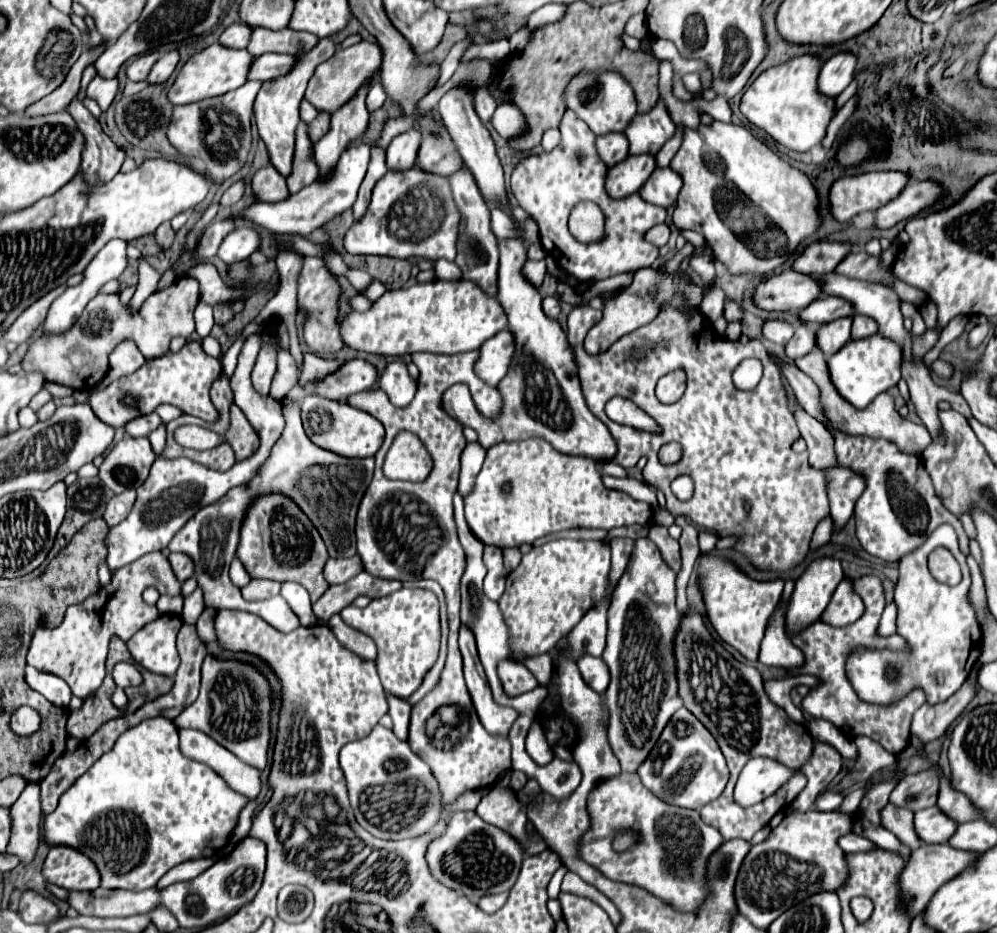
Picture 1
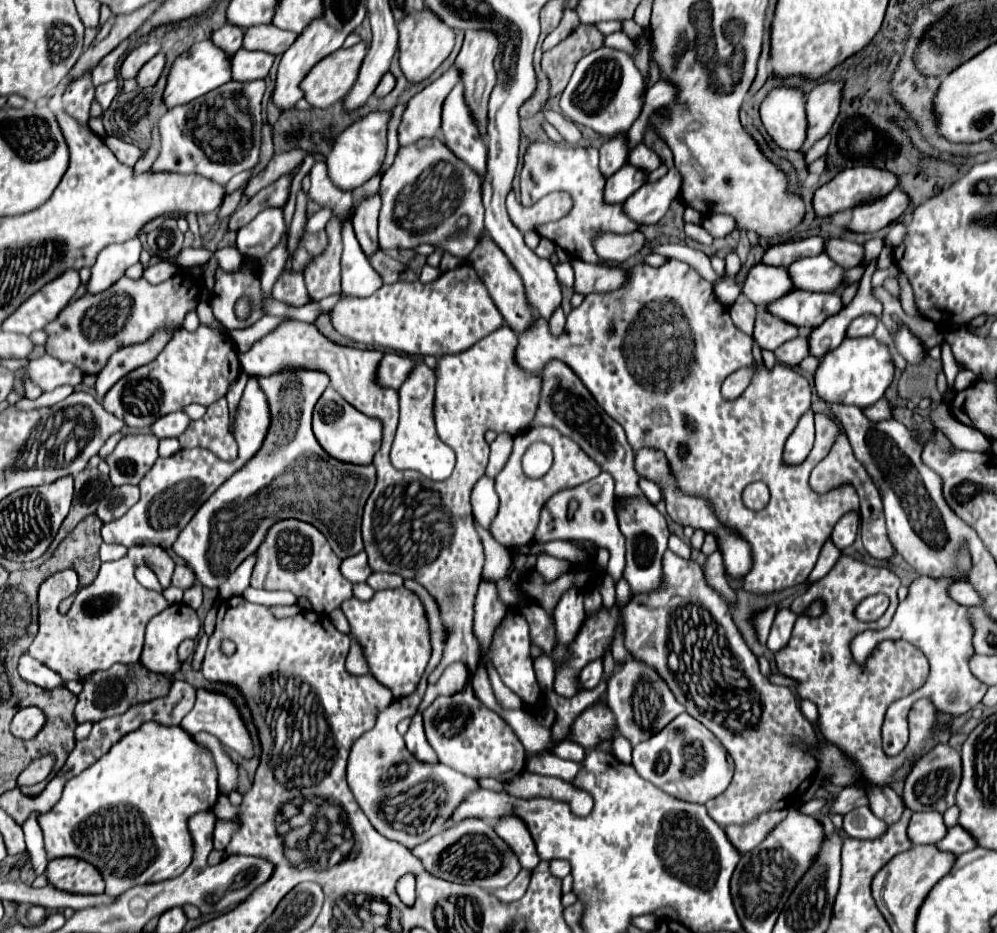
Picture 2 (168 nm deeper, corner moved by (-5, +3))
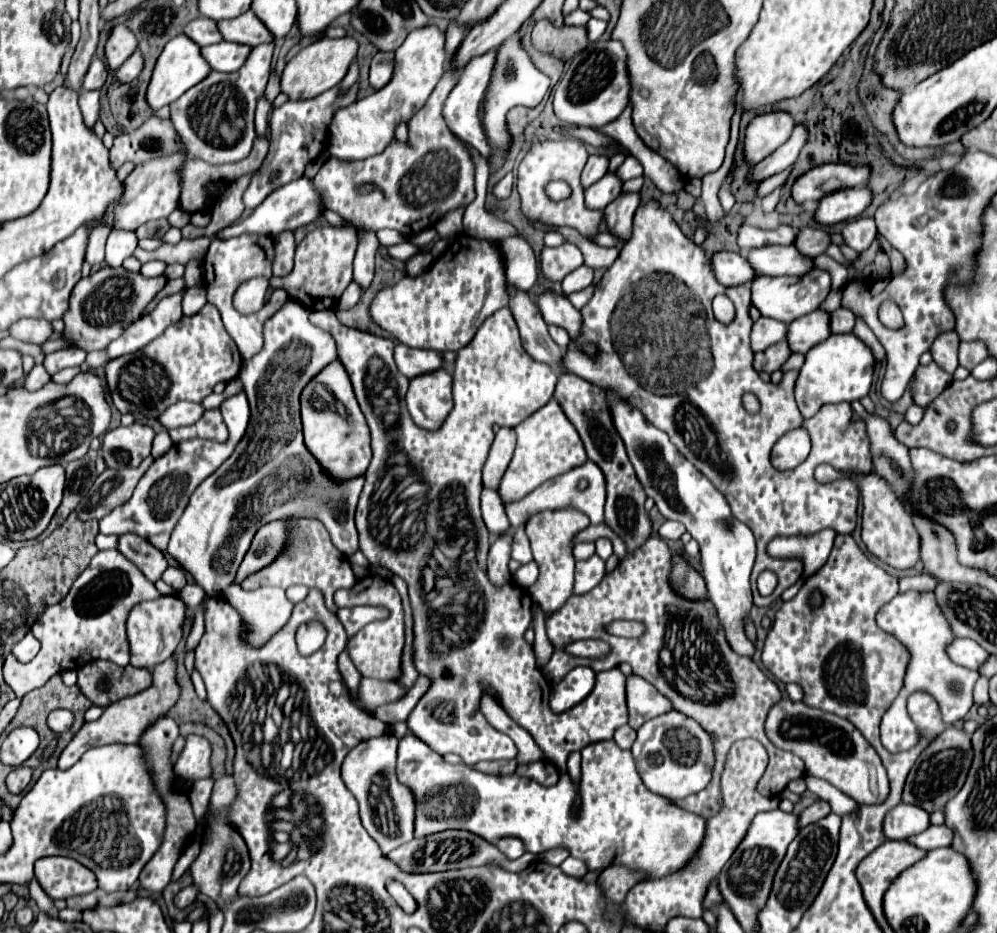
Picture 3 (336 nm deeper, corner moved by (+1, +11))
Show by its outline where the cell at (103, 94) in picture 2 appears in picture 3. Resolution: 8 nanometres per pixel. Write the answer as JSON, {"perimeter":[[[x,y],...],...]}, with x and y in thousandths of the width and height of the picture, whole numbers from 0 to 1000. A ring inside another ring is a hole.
{"perimeter":[[[89,96],[89,99],[81,99],[79,101],[79,116],[83,120],[85,133],[93,137],[97,124],[99,124],[99,96]]]}

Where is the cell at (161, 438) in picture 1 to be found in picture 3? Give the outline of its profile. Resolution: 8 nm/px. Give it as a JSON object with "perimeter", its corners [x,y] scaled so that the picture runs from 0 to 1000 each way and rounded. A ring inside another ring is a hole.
{"perimeter":[[[159,463],[159,465],[155,467],[155,472],[153,472],[153,484],[151,484],[151,489],[153,489],[153,491],[163,489],[172,478],[174,478],[174,472],[172,472],[170,463]]]}

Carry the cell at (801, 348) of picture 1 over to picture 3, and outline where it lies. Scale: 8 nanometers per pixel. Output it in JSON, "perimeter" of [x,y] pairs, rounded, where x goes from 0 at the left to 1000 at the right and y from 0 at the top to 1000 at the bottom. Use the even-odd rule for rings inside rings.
{"perimeter":[[[779,367],[779,369],[771,371],[769,375],[759,377],[757,386],[755,386],[755,392],[757,392],[759,399],[773,401],[777,397],[783,397],[783,392],[789,388],[791,382],[793,382],[791,369],[789,367]]]}

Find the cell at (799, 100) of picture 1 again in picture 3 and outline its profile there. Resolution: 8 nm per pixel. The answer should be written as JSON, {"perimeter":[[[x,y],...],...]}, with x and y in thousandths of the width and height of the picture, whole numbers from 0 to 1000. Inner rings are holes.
{"perimeter":[[[779,118],[757,124],[747,141],[747,167],[751,174],[759,176],[771,167],[777,159],[789,152],[797,131],[791,120]]]}

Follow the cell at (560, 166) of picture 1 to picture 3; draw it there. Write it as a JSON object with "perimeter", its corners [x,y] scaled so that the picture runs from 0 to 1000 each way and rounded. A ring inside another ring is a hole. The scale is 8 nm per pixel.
{"perimeter":[[[545,150],[533,154],[531,163],[527,165],[525,174],[521,176],[521,189],[519,189],[519,204],[523,210],[523,227],[531,236],[555,240],[555,242],[573,242],[581,247],[587,255],[595,259],[595,255],[601,251],[601,240],[605,236],[605,225],[593,225],[587,221],[585,214],[585,199],[583,199],[583,184],[589,174],[589,161],[587,154],[581,150]],[[551,193],[567,193],[575,208],[567,217],[551,217],[545,202]]]}

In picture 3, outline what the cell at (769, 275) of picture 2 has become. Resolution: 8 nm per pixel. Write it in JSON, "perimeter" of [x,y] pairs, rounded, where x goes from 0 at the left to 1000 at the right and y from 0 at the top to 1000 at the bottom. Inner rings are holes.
{"perimeter":[[[719,270],[715,277],[715,289],[719,294],[719,300],[725,307],[741,307],[751,304],[759,298],[759,292],[751,283],[751,279],[737,270]]]}

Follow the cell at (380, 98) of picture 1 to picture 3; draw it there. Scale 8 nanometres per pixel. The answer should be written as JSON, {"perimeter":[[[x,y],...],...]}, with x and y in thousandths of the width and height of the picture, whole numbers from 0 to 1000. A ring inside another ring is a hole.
{"perimeter":[[[378,56],[372,64],[372,75],[370,75],[372,92],[380,96],[388,92],[392,84],[394,84],[394,56]]]}

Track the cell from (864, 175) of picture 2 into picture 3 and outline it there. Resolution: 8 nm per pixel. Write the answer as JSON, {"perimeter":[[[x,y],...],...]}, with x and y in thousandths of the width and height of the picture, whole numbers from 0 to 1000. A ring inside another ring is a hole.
{"perimeter":[[[823,176],[797,193],[793,202],[795,214],[799,219],[805,219],[809,214],[823,214],[838,204],[868,199],[872,195],[872,189],[874,189],[872,178]]]}

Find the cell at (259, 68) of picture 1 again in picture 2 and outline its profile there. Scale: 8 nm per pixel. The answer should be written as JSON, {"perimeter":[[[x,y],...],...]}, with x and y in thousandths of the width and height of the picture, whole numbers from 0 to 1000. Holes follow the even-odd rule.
{"perimeter":[[[238,54],[236,60],[230,60],[232,69],[232,84],[238,88],[246,86],[260,86],[266,84],[272,75],[274,60],[264,58],[264,56],[250,56],[250,54]]]}

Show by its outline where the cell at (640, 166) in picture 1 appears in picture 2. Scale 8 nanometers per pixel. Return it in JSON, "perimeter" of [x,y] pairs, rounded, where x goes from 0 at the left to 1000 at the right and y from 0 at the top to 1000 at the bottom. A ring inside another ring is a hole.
{"perimeter":[[[627,176],[613,191],[609,191],[605,214],[609,219],[623,219],[635,206],[639,206],[647,197],[647,193],[649,193],[649,184],[645,184],[633,176]]]}

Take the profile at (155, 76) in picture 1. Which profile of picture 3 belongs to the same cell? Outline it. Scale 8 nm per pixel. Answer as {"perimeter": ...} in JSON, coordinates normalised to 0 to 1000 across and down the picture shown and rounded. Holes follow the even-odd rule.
{"perimeter":[[[137,54],[137,56],[133,56],[133,58],[125,64],[125,69],[115,77],[115,84],[121,86],[121,88],[133,88],[133,86],[137,86],[139,79],[143,77],[143,69],[145,69],[143,58]]]}

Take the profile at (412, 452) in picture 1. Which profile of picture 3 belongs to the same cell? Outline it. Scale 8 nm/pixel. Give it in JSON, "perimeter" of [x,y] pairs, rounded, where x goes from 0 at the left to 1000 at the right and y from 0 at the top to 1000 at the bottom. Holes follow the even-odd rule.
{"perimeter":[[[444,394],[410,407],[406,424],[412,450],[426,461],[438,461],[454,437],[452,401]]]}

